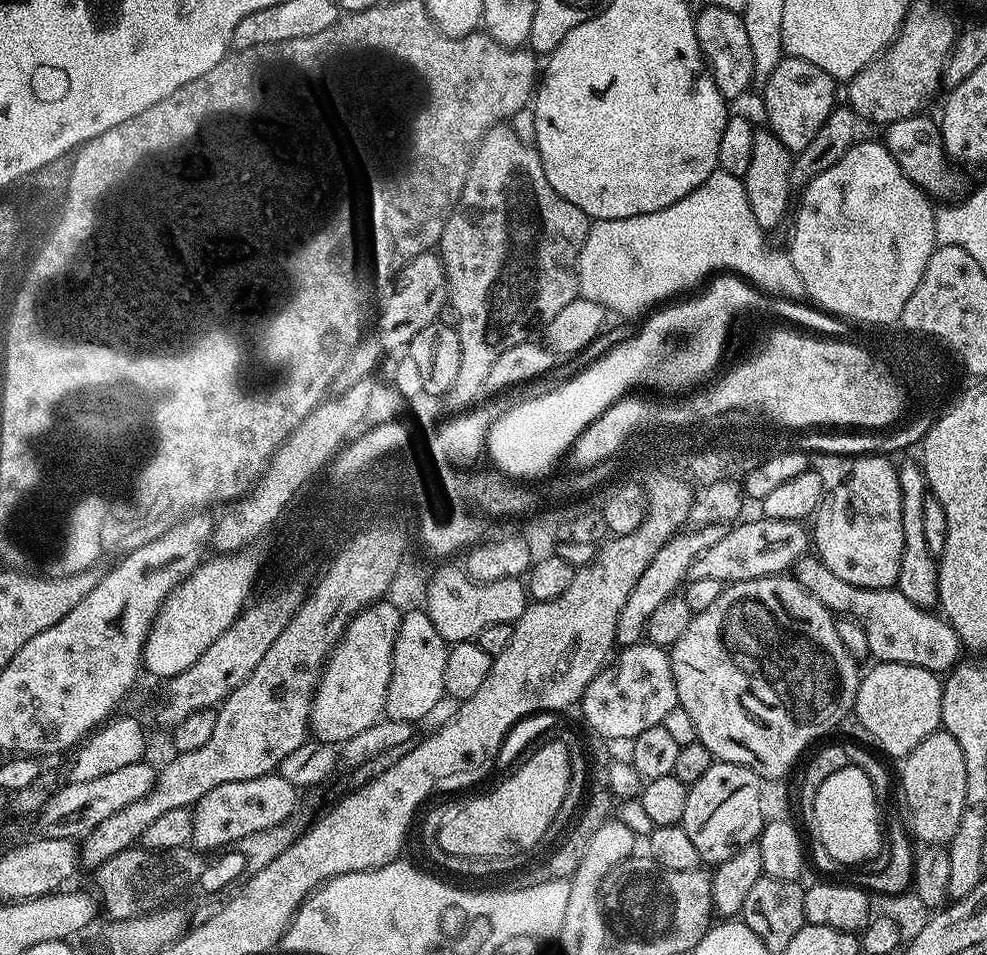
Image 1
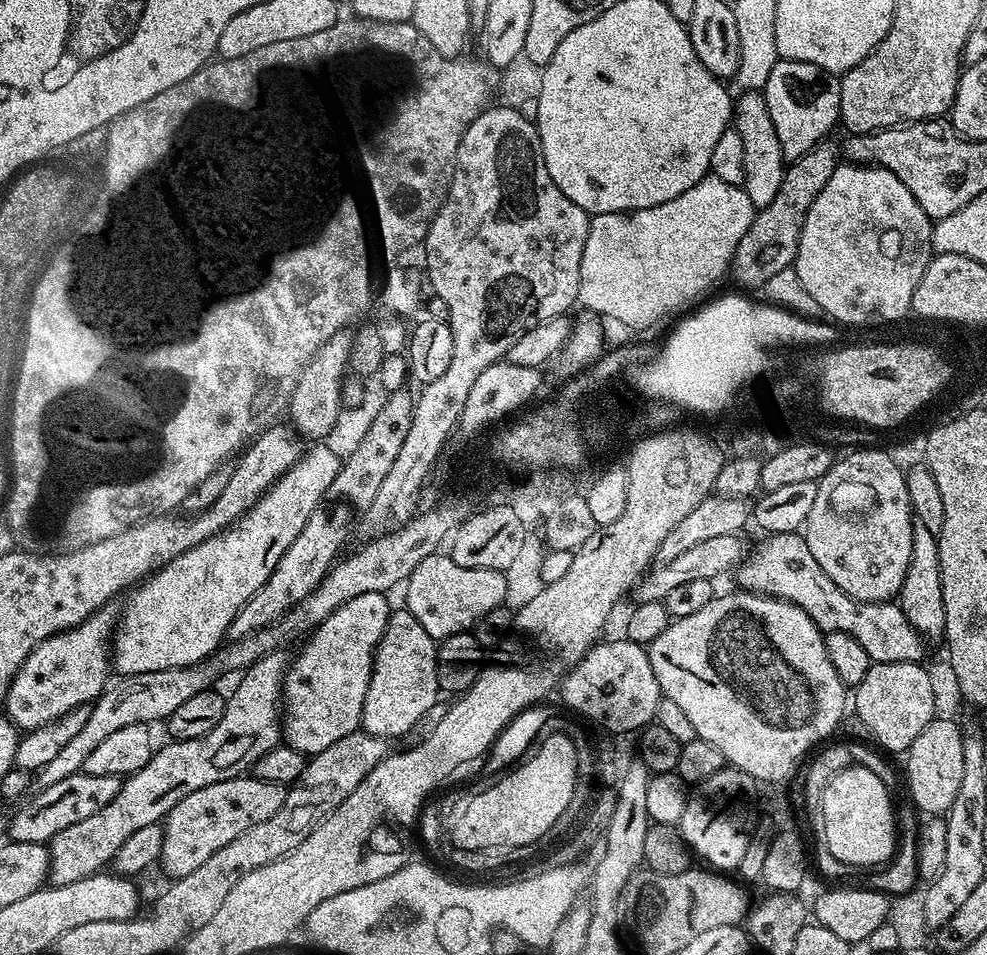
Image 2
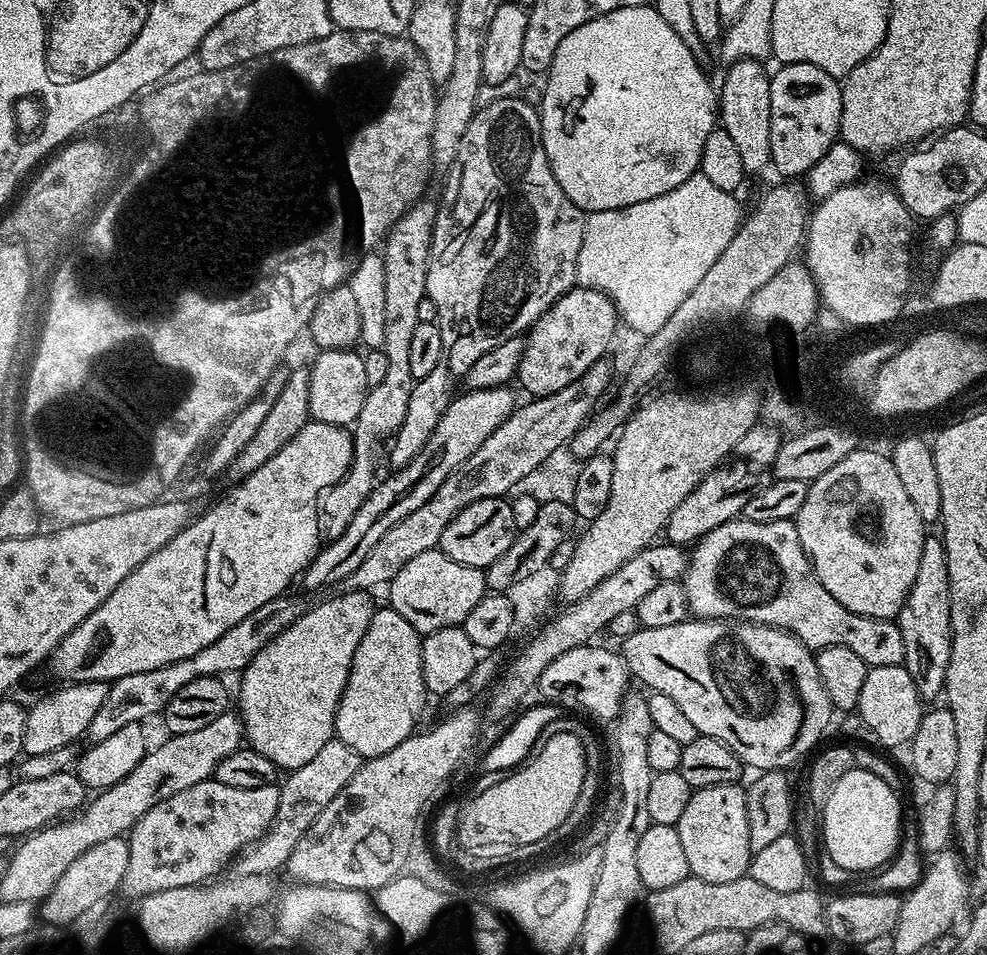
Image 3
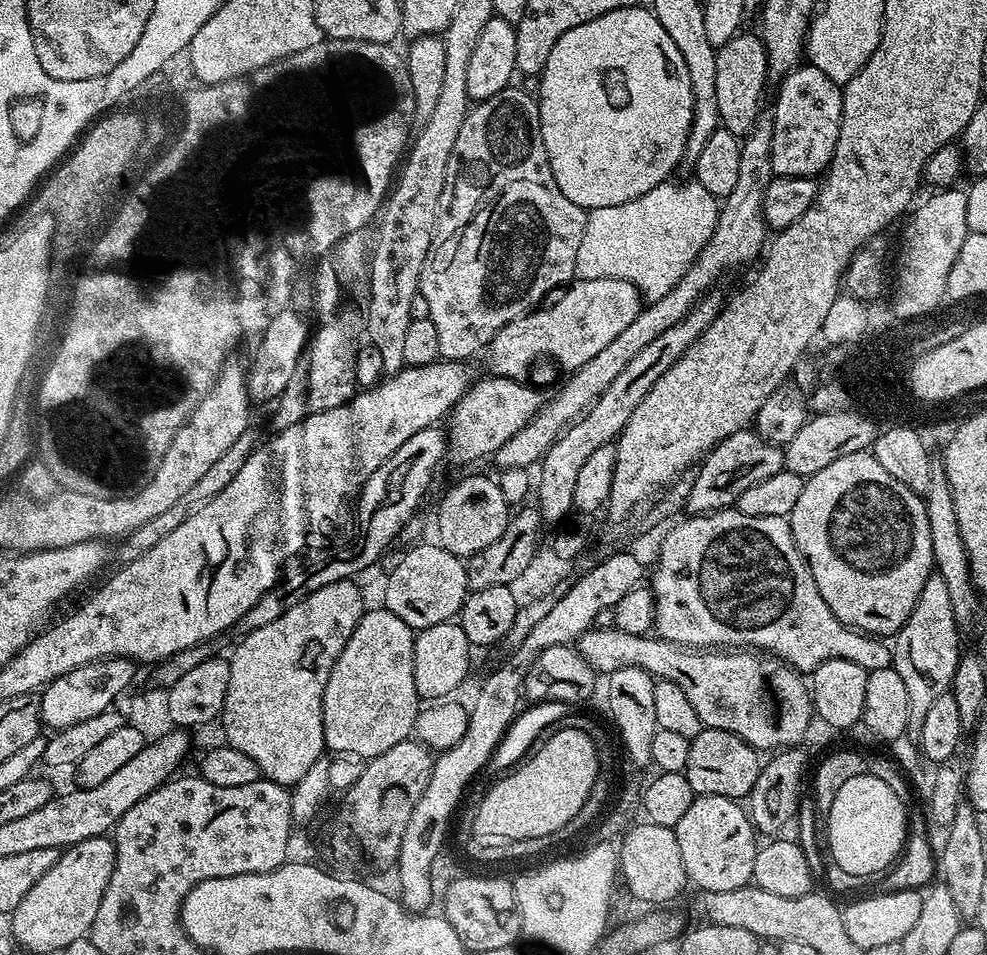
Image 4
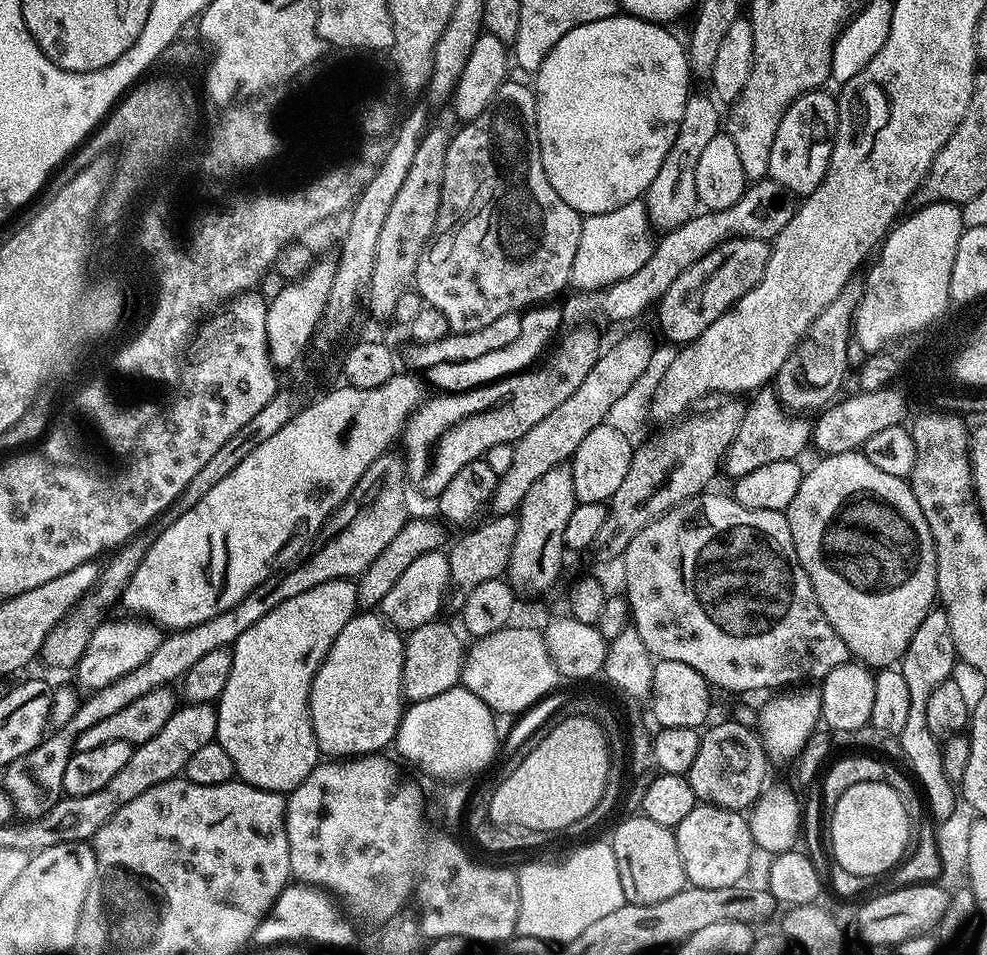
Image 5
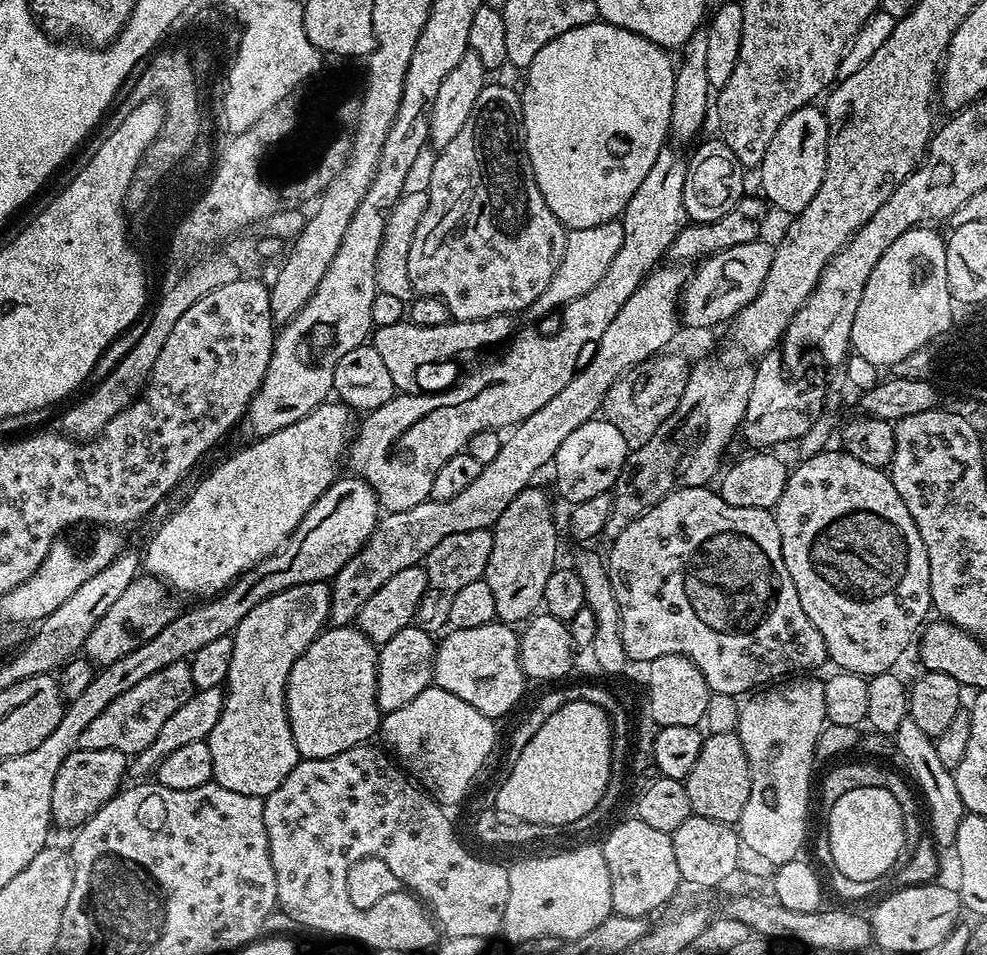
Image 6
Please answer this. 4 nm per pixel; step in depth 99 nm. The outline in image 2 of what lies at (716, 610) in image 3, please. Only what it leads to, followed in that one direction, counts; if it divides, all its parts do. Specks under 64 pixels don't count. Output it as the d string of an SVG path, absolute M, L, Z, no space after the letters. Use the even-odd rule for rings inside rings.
M773 532L763 537L764 541L756 549L749 551L744 561L735 569L734 577L741 589L746 592L759 592L762 596L775 596L777 600L789 600L797 604L821 632L841 632L858 638L862 650L871 658L873 664L893 664L894 662L921 663L925 658L926 641L923 636L906 622L899 603L883 600L882 602L860 602L850 598L818 566L810 546L806 546L803 535L795 532Z

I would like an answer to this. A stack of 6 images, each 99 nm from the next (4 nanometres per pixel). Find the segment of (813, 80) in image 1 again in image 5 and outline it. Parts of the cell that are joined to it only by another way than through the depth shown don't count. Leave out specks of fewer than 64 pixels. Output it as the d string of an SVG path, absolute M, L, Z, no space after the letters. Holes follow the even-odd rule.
M828 90L804 92L788 107L786 114L782 114L782 122L778 122L778 134L774 134L774 147L770 149L768 176L774 182L786 186L788 190L800 198L810 195L819 184L823 184L832 153L832 139L836 136L837 97L833 93L831 96L830 93L824 91Z

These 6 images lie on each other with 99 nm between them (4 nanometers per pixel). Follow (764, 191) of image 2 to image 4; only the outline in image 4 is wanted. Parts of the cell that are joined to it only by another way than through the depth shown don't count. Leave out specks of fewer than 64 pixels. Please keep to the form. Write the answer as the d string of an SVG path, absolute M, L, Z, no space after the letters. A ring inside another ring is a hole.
M748 30L741 31L730 42L716 49L718 62L717 93L718 114L723 128L738 137L745 137L761 119L760 103L764 100L764 87L770 81L768 50L759 35L751 36Z

